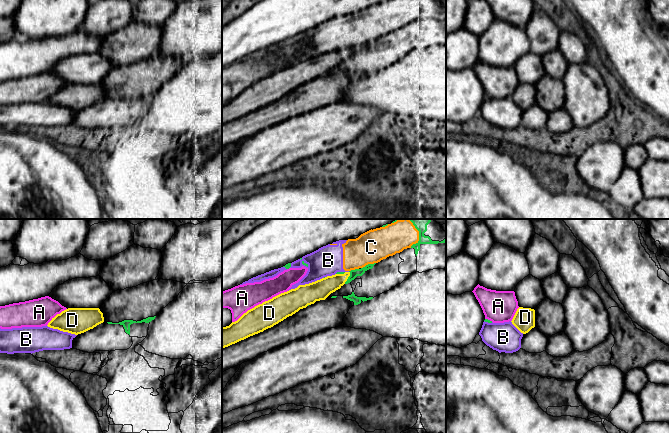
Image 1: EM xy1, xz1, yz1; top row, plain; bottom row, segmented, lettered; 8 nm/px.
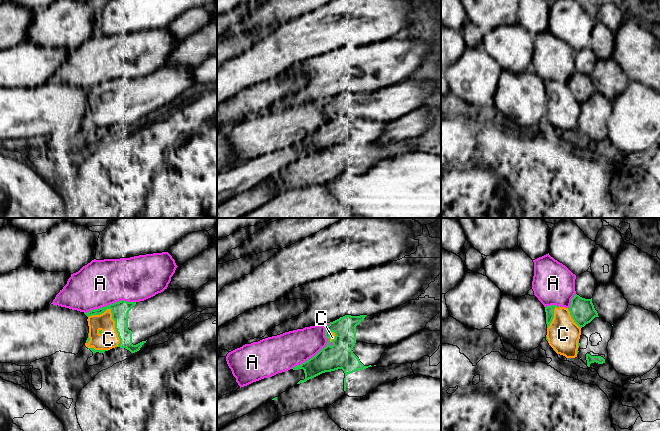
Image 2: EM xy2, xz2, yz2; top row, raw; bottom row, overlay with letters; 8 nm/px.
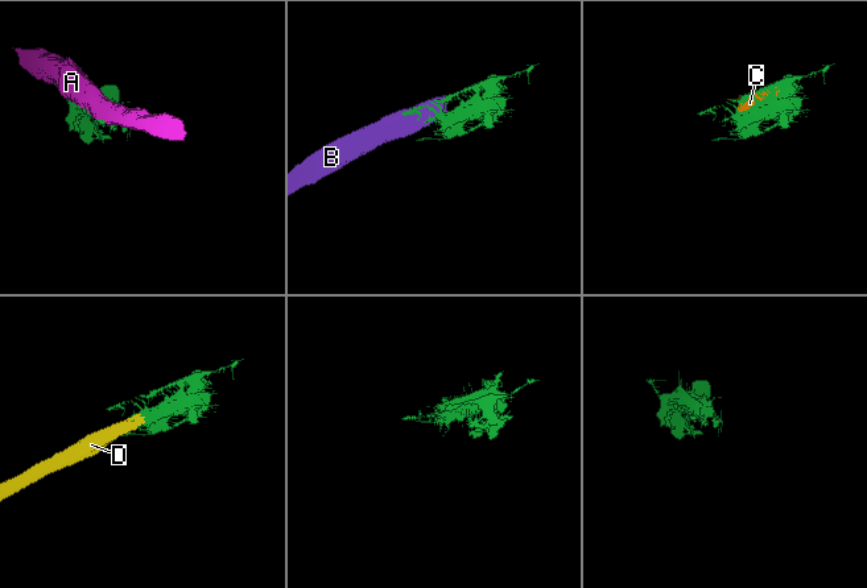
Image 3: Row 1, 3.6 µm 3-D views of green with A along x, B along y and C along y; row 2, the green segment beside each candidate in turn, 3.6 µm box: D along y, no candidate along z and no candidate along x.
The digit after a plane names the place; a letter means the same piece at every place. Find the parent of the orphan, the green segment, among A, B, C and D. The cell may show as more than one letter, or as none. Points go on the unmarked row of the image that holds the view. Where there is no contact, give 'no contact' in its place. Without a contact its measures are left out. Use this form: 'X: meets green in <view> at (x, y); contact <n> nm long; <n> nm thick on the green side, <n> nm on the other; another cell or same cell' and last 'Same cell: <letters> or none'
A: meets green in xz2 at (320, 126); contact 480 nm long; 200 nm thick on the green side, 280 nm on the other; another cell
B: meets green in xz1 at (304, 39); contact 100 nm long; 20 nm thick on the green side, 240 nm on the other; another cell
C: meets green in xy2 at (112, 94); contact 340 nm long; 140 nm thick on the green side, 160 nm on the other; another cell
D: meets green in xz1 at (348, 53); contact 110 nm long; 60 nm thick on the green side, 160 nm on the other; same cell
Same cell: D

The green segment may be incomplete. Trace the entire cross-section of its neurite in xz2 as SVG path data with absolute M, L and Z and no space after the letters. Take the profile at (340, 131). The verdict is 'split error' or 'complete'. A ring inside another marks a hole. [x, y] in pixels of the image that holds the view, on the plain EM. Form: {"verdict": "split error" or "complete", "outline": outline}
{"verdict": "split error", "outline": "M345 91L330 98L325 104L325 113L328 115L326 122L312 134L292 144L303 145L305 149L305 155L297 160L322 149L342 145L345 149L344 167L346 167L348 150L376 141L386 122L356 117L356 102L366 92Z"}

